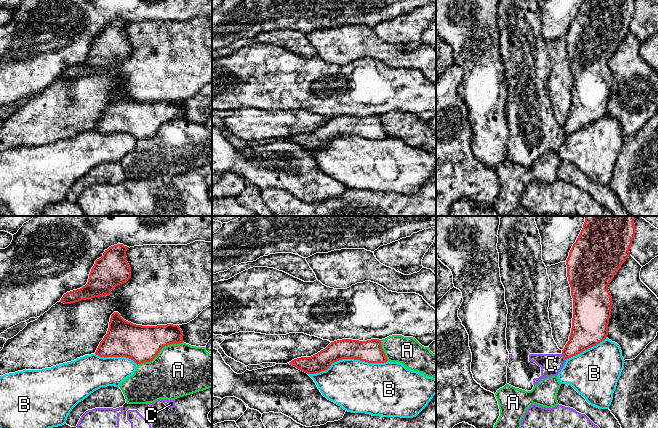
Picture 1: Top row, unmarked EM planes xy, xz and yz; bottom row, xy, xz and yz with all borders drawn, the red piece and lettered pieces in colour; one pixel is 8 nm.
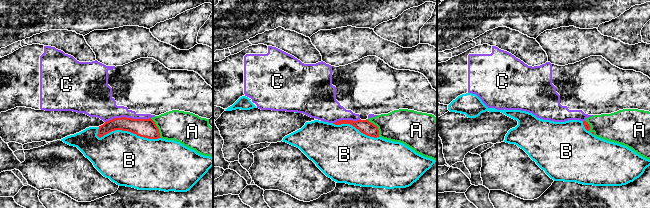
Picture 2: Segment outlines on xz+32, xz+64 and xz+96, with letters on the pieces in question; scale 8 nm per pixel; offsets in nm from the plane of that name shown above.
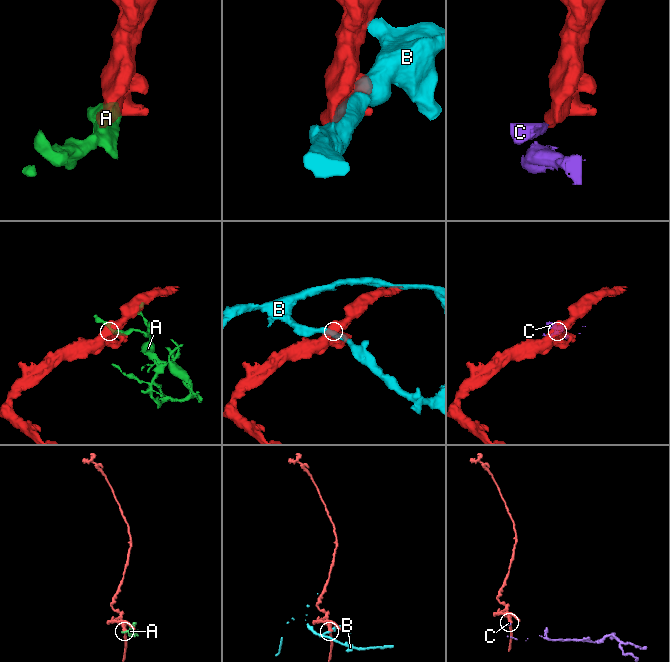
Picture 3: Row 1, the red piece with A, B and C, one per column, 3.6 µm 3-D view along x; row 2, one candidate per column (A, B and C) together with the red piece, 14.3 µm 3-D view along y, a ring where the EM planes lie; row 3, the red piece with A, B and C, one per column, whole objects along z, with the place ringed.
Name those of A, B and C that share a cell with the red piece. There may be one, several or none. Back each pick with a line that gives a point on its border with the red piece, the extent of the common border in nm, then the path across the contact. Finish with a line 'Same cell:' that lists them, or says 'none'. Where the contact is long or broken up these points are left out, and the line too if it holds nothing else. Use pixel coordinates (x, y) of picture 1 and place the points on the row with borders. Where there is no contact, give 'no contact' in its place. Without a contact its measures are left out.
Same cell: none

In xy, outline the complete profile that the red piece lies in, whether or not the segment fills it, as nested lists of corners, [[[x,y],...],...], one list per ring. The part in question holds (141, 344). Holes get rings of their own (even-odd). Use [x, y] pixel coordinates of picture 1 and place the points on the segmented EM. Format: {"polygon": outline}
{"polygon": [[[118,312],[111,315],[107,334],[100,342],[95,354],[100,357],[126,357],[137,365],[152,361],[160,350],[170,344],[183,343],[183,332],[178,325],[136,325],[124,320]]]}

